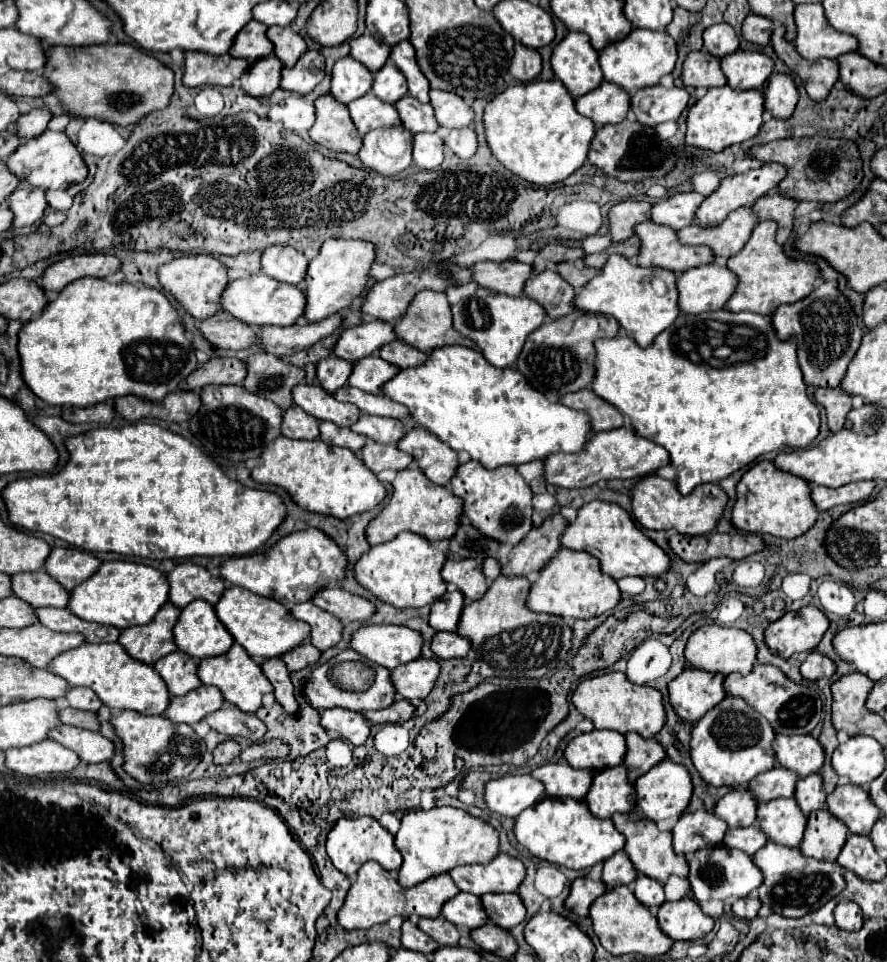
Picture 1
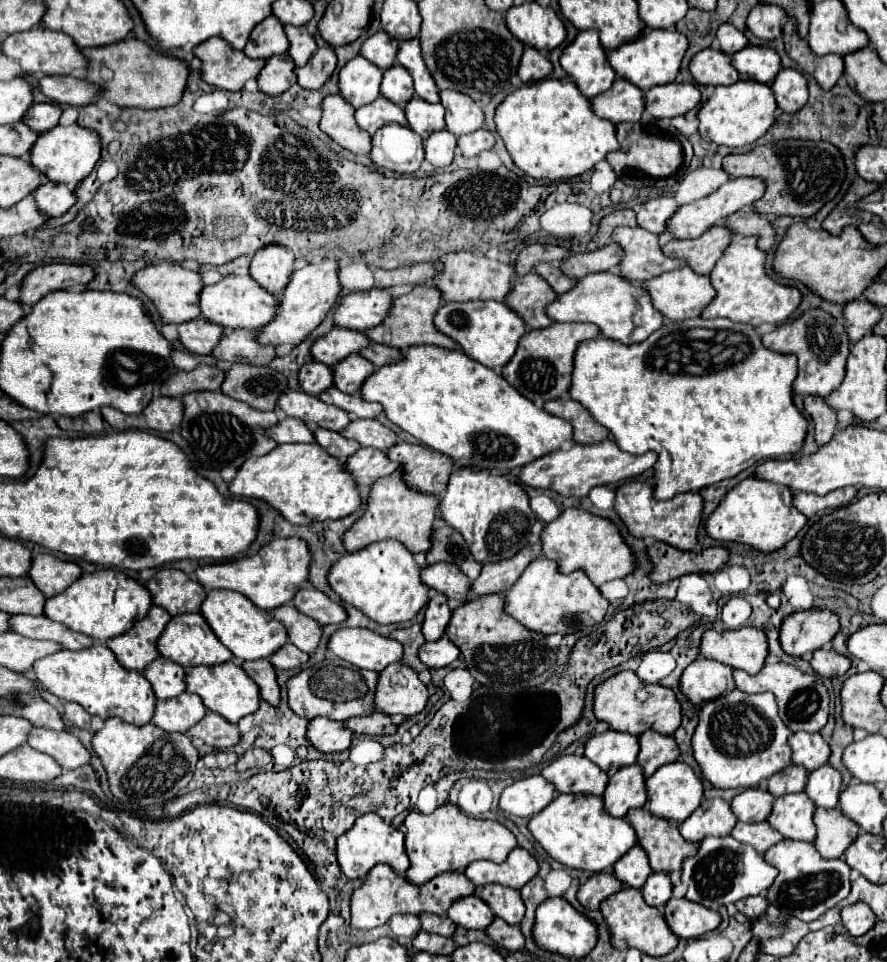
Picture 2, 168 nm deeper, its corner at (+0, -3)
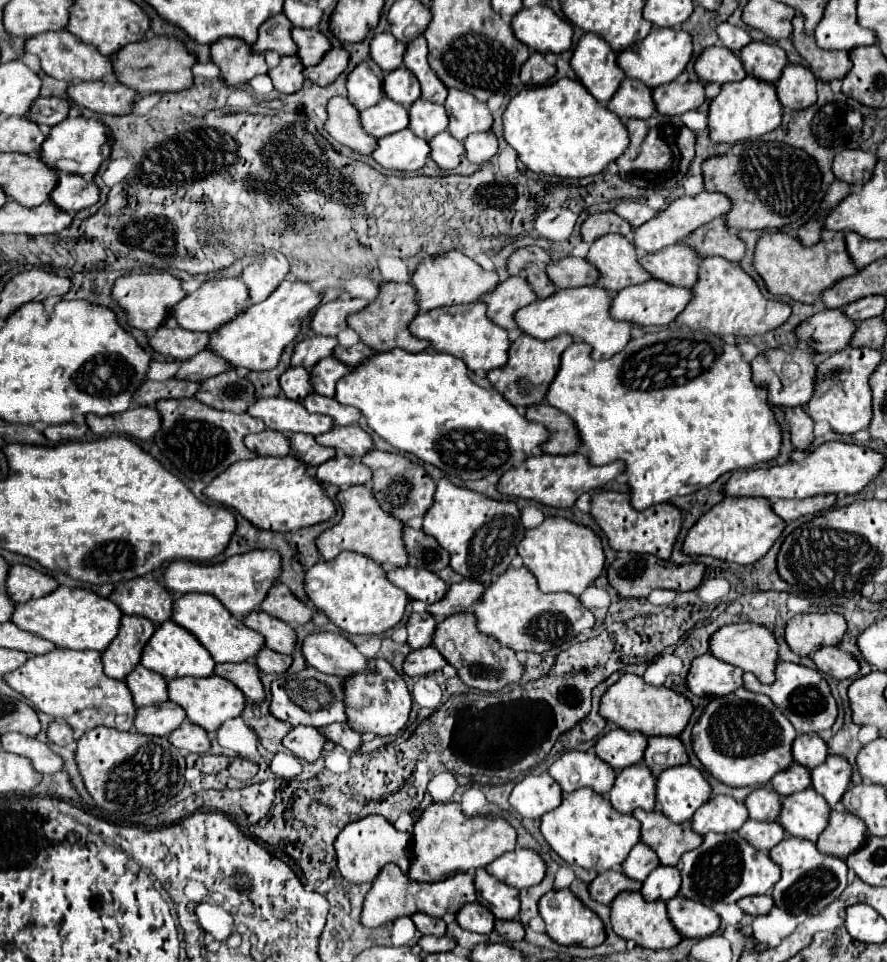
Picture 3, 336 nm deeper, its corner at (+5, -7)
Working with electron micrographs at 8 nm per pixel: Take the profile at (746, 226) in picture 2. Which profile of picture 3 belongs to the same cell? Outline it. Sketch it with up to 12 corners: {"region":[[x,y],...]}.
{"region":[[716,218],[686,240],[702,258],[738,262],[746,242]]}

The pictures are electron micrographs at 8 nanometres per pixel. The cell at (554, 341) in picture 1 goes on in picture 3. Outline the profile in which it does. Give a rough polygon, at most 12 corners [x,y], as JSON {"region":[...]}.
{"region":[[518,336],[488,380],[516,408],[540,404],[572,336]]}

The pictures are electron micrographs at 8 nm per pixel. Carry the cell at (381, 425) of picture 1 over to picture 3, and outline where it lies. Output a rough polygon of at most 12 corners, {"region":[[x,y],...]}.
{"region":[[334,426],[316,442],[362,458],[374,446],[360,426]]}

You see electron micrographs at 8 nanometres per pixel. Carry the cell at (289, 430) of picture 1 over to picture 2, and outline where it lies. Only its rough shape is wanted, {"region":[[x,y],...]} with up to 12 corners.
{"region":[[283,418],[265,430],[277,444],[313,442],[301,420]]}

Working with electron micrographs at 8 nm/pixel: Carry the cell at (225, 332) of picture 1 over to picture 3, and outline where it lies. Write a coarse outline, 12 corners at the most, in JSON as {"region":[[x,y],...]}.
{"region":[[160,326],[150,346],[174,360],[190,360],[210,334]]}

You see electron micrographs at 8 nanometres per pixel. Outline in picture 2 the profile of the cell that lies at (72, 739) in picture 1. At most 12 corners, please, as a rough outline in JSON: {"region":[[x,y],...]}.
{"region":[[33,728],[27,744],[55,758],[63,770],[89,762],[69,732]]}

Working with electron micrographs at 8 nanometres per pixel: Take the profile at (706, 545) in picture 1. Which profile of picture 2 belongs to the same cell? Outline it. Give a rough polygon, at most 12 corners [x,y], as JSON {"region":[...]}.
{"region":[[651,542],[649,580],[663,584],[685,574],[721,570],[729,550],[713,546],[693,554]]}

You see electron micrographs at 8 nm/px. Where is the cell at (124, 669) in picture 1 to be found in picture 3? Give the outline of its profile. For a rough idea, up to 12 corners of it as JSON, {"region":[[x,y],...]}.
{"region":[[56,648],[4,678],[78,734],[134,730],[98,652]]}

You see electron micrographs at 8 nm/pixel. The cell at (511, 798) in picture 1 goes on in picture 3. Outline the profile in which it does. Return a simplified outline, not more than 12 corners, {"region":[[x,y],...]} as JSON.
{"region":[[528,774],[510,806],[522,818],[540,818],[562,800],[548,774]]}

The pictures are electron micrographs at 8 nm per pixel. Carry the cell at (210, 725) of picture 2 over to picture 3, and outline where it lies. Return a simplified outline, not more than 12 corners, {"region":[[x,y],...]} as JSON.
{"region":[[186,720],[168,740],[188,752],[206,754],[210,734]]}

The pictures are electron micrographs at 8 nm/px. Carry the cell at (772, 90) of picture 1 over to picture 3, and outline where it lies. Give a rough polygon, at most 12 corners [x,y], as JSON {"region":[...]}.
{"region":[[788,64],[776,82],[784,110],[816,102],[816,78]]}

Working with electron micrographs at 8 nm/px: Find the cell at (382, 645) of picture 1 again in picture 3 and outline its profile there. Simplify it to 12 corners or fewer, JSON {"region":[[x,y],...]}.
{"region":[[340,632],[310,634],[304,658],[324,674],[352,676],[368,658]]}

